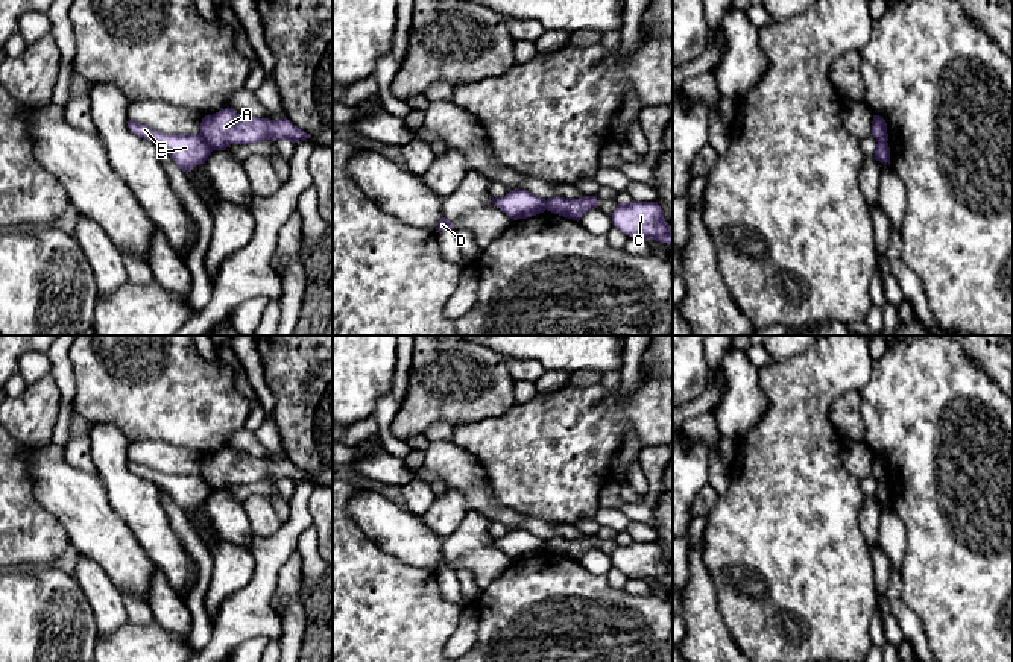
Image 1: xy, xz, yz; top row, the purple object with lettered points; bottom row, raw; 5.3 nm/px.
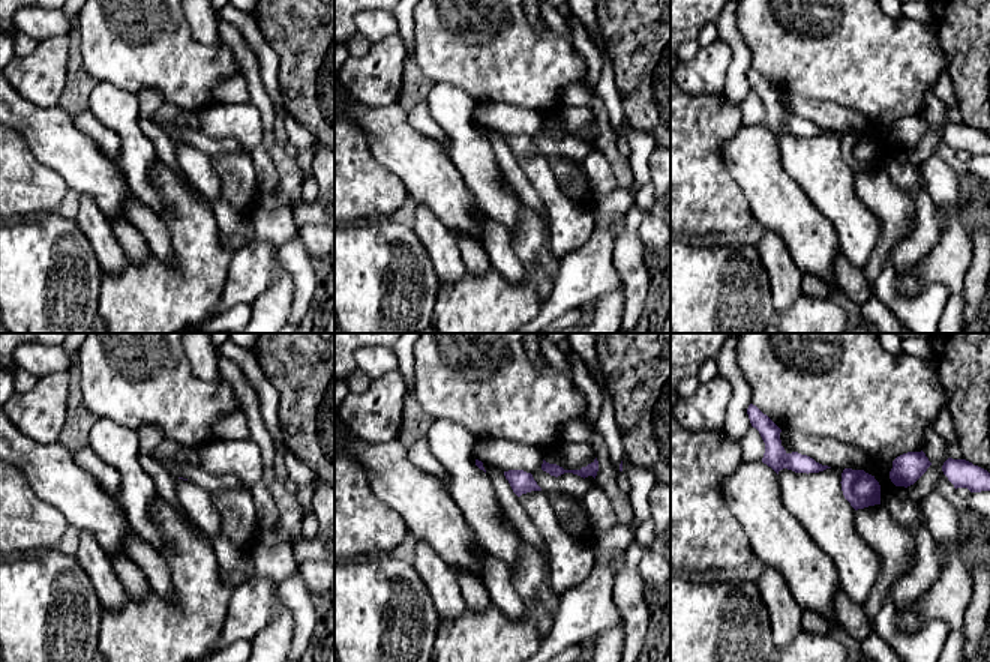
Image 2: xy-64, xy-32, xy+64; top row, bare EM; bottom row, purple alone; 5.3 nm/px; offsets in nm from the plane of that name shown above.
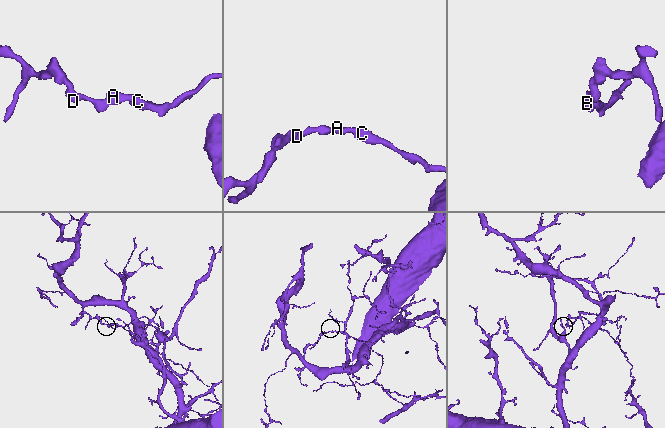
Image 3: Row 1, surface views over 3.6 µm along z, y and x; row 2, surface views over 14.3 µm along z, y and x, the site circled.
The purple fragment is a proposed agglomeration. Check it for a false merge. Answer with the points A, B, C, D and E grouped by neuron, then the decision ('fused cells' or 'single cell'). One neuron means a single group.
A C / B D E; fused cells

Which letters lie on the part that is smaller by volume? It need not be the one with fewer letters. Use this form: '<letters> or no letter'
A, C

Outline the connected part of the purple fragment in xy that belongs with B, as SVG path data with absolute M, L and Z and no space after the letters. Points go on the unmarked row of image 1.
M134 460L128 462L128 468L135 475L164 489L185 513L199 504L205 504L213 492L200 474L164 474Z

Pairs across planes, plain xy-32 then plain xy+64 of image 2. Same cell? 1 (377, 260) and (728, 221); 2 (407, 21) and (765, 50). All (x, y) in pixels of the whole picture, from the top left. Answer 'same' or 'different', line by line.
1: different
2: different

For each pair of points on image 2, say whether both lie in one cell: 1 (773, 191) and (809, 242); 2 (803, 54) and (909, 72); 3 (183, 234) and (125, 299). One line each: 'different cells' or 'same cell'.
1: same cell
2: same cell
3: same cell

